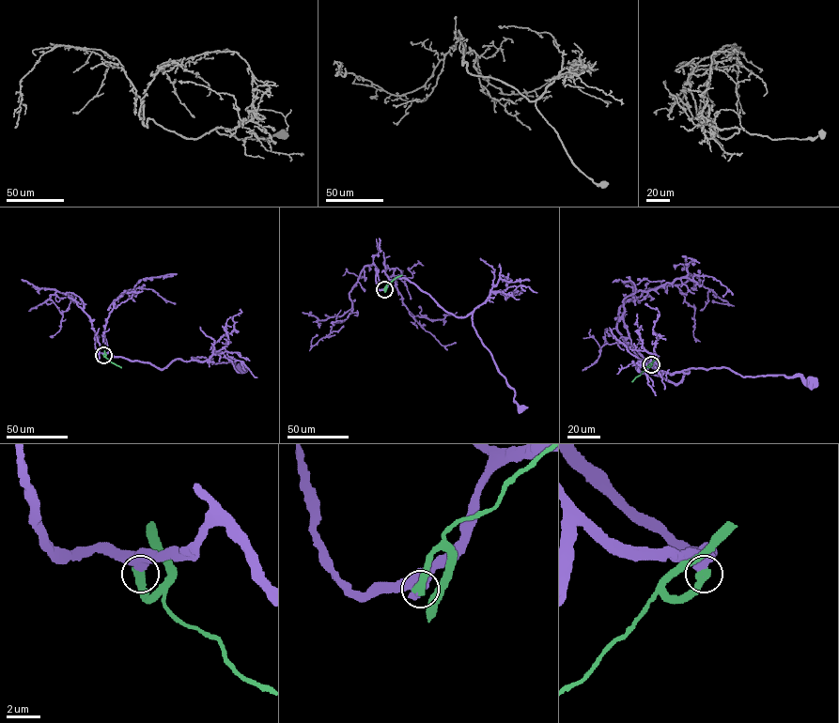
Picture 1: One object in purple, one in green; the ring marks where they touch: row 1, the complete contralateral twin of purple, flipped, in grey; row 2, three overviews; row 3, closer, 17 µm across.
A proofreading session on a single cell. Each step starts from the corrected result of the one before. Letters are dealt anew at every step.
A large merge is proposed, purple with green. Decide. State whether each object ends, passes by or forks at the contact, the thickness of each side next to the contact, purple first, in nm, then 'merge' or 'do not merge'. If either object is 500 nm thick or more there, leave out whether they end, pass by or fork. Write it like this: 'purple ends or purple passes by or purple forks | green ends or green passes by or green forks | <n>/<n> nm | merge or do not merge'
600/600 nm | do not merge

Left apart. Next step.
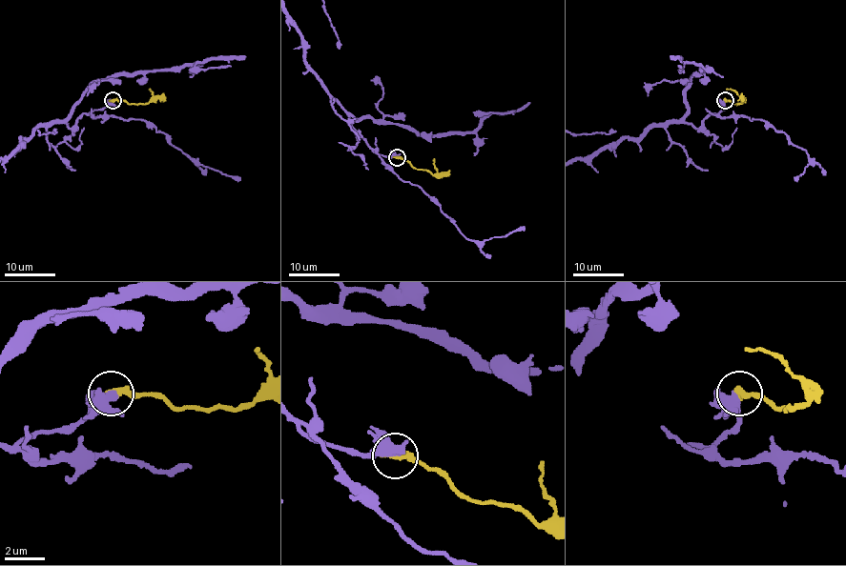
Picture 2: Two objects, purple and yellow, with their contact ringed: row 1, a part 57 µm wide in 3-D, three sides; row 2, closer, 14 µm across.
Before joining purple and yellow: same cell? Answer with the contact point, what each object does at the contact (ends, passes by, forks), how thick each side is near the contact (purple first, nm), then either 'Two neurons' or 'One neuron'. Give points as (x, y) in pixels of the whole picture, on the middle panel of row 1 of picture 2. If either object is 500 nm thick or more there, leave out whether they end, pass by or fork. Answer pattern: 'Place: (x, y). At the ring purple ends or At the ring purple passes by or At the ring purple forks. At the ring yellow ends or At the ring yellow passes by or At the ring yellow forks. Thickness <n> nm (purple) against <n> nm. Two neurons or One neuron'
Place: (397, 157). At the ring purple passes by. At the ring yellow ends. Thickness 400 nm (purple) against 440 nm. One neuron

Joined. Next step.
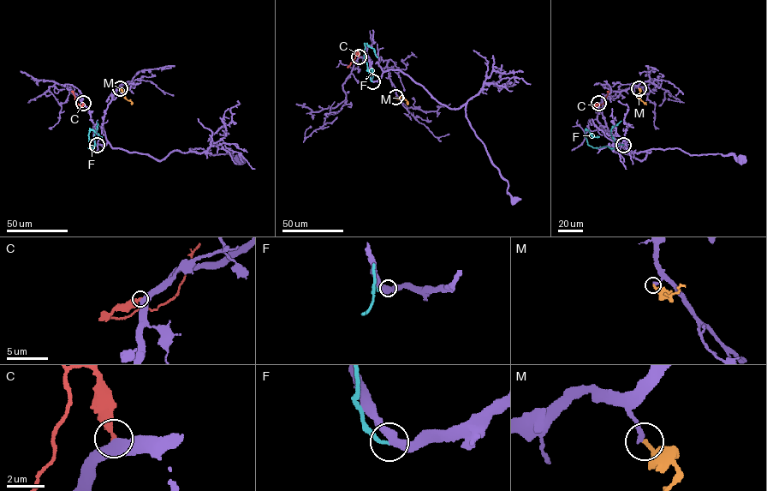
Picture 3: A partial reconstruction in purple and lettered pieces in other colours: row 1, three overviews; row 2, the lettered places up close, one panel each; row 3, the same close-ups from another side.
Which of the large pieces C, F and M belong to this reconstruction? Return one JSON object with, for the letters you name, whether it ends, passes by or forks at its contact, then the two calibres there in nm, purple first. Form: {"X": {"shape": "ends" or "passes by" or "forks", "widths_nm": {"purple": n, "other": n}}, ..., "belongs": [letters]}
{"belongs": []}

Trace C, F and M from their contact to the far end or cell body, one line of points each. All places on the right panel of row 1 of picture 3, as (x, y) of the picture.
C: (598, 103), (593, 105), (603, 104), (609, 91)
F: (623, 144), (617, 145), (615, 148), (593, 147), (587, 144), (585, 129), (598, 137)
M: (639, 88), (639, 98), (646, 104)

